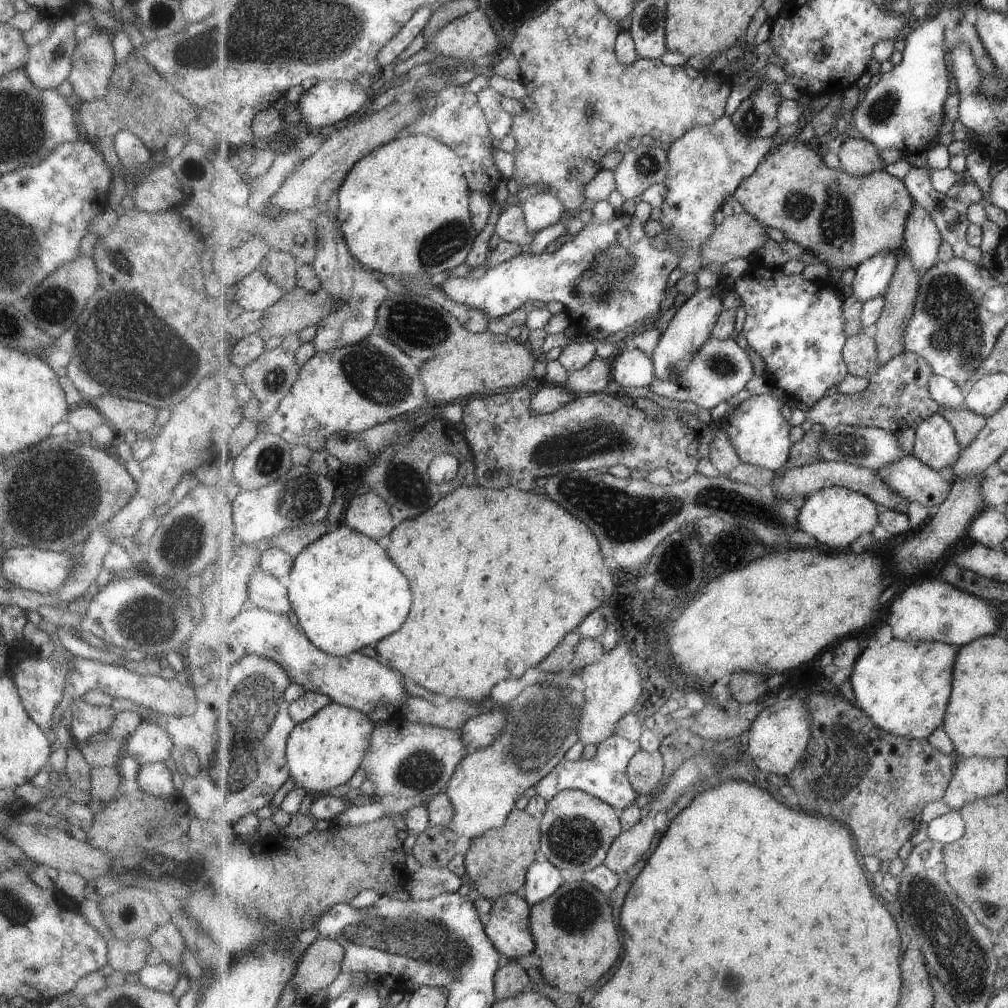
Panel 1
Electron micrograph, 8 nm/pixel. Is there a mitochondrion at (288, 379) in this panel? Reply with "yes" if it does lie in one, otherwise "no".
no

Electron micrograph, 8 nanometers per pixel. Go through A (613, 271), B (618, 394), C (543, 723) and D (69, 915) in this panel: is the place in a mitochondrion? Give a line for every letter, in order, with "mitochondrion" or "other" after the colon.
A: mitochondrion
B: other
C: mitochondrion
D: other

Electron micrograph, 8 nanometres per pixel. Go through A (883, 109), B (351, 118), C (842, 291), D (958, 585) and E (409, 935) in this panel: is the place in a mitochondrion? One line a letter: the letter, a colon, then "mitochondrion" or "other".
A: mitochondrion
B: other
C: other
D: other
E: mitochondrion

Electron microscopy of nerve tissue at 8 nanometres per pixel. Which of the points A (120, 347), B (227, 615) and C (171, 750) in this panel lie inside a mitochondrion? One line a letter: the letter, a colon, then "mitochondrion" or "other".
A: mitochondrion
B: other
C: other

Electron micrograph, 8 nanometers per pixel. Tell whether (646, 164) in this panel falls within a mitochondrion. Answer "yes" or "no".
yes

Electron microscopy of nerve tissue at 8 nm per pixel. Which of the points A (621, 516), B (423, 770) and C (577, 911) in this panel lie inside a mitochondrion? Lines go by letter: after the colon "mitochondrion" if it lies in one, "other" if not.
A: mitochondrion
B: mitochondrion
C: mitochondrion

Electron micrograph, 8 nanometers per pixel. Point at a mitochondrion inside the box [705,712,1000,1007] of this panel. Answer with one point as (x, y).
(958, 951)

